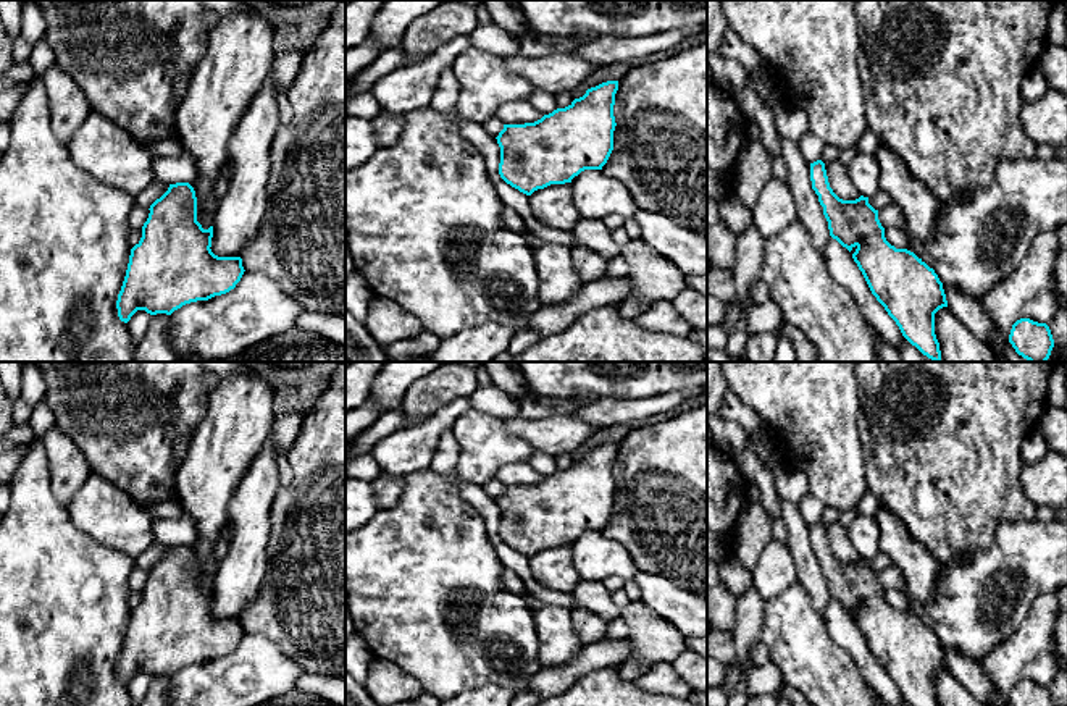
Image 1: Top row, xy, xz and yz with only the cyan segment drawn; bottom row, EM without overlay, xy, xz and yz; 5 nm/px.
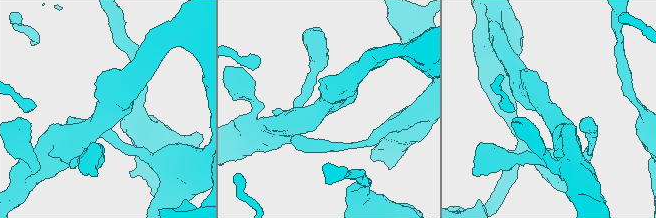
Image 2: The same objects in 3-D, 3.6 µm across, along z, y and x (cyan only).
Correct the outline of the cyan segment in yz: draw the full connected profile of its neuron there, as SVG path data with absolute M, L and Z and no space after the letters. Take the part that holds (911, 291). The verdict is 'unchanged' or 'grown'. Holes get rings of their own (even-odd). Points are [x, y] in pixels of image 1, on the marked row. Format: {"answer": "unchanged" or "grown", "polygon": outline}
{"answer": "unchanged", "polygon": "M810 163L812 189L818 195L823 215L828 221L830 236L852 254L872 294L896 321L902 336L933 362L941 362L939 342L935 334L935 313L948 307L943 283L933 268L907 249L896 249L885 237L885 228L878 220L878 210L868 204L868 197L856 200L839 199L830 187L825 163Z"}

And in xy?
{"answer": "unchanged", "polygon": "M189 183L169 184L168 191L150 205L140 241L131 249L126 276L116 309L128 323L137 310L150 315L166 313L186 304L208 300L236 288L244 275L241 257L218 257L211 252L213 226L203 229L197 221L197 197Z"}

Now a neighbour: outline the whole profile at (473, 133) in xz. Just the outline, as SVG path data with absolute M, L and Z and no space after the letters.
M458 121L458 128L463 139L467 139L481 152L484 165L487 168L487 174L496 187L500 202L521 215L528 231L534 233L536 237L542 242L562 244L570 247L575 271L583 283L589 283L605 276L605 257L596 254L591 249L580 247L571 231L554 229L539 223L531 213L529 195L512 187L500 178L500 147L497 144L497 139L487 134L479 123Z

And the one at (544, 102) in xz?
M534 89L528 100L536 110L539 110L542 115L549 115L554 110L557 110L557 102L554 99L554 94L546 92L542 89Z

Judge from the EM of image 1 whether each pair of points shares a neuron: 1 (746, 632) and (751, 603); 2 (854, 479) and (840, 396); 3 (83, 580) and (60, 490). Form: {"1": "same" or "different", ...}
{"1": "same", "2": "same", "3": "different"}

